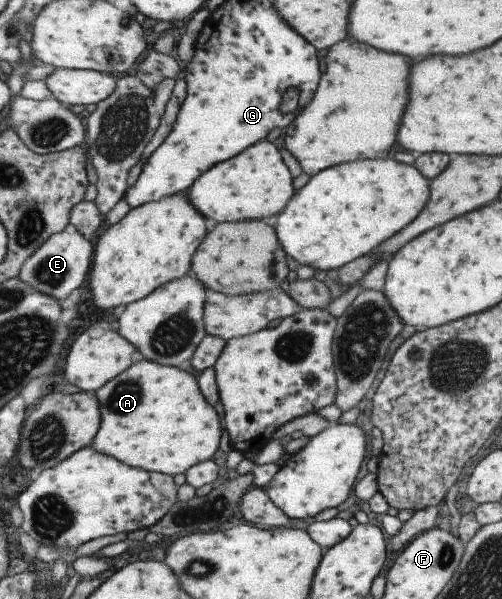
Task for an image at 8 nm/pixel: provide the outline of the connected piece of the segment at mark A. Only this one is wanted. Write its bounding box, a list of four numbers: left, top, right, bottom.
[93,358,224,476]

